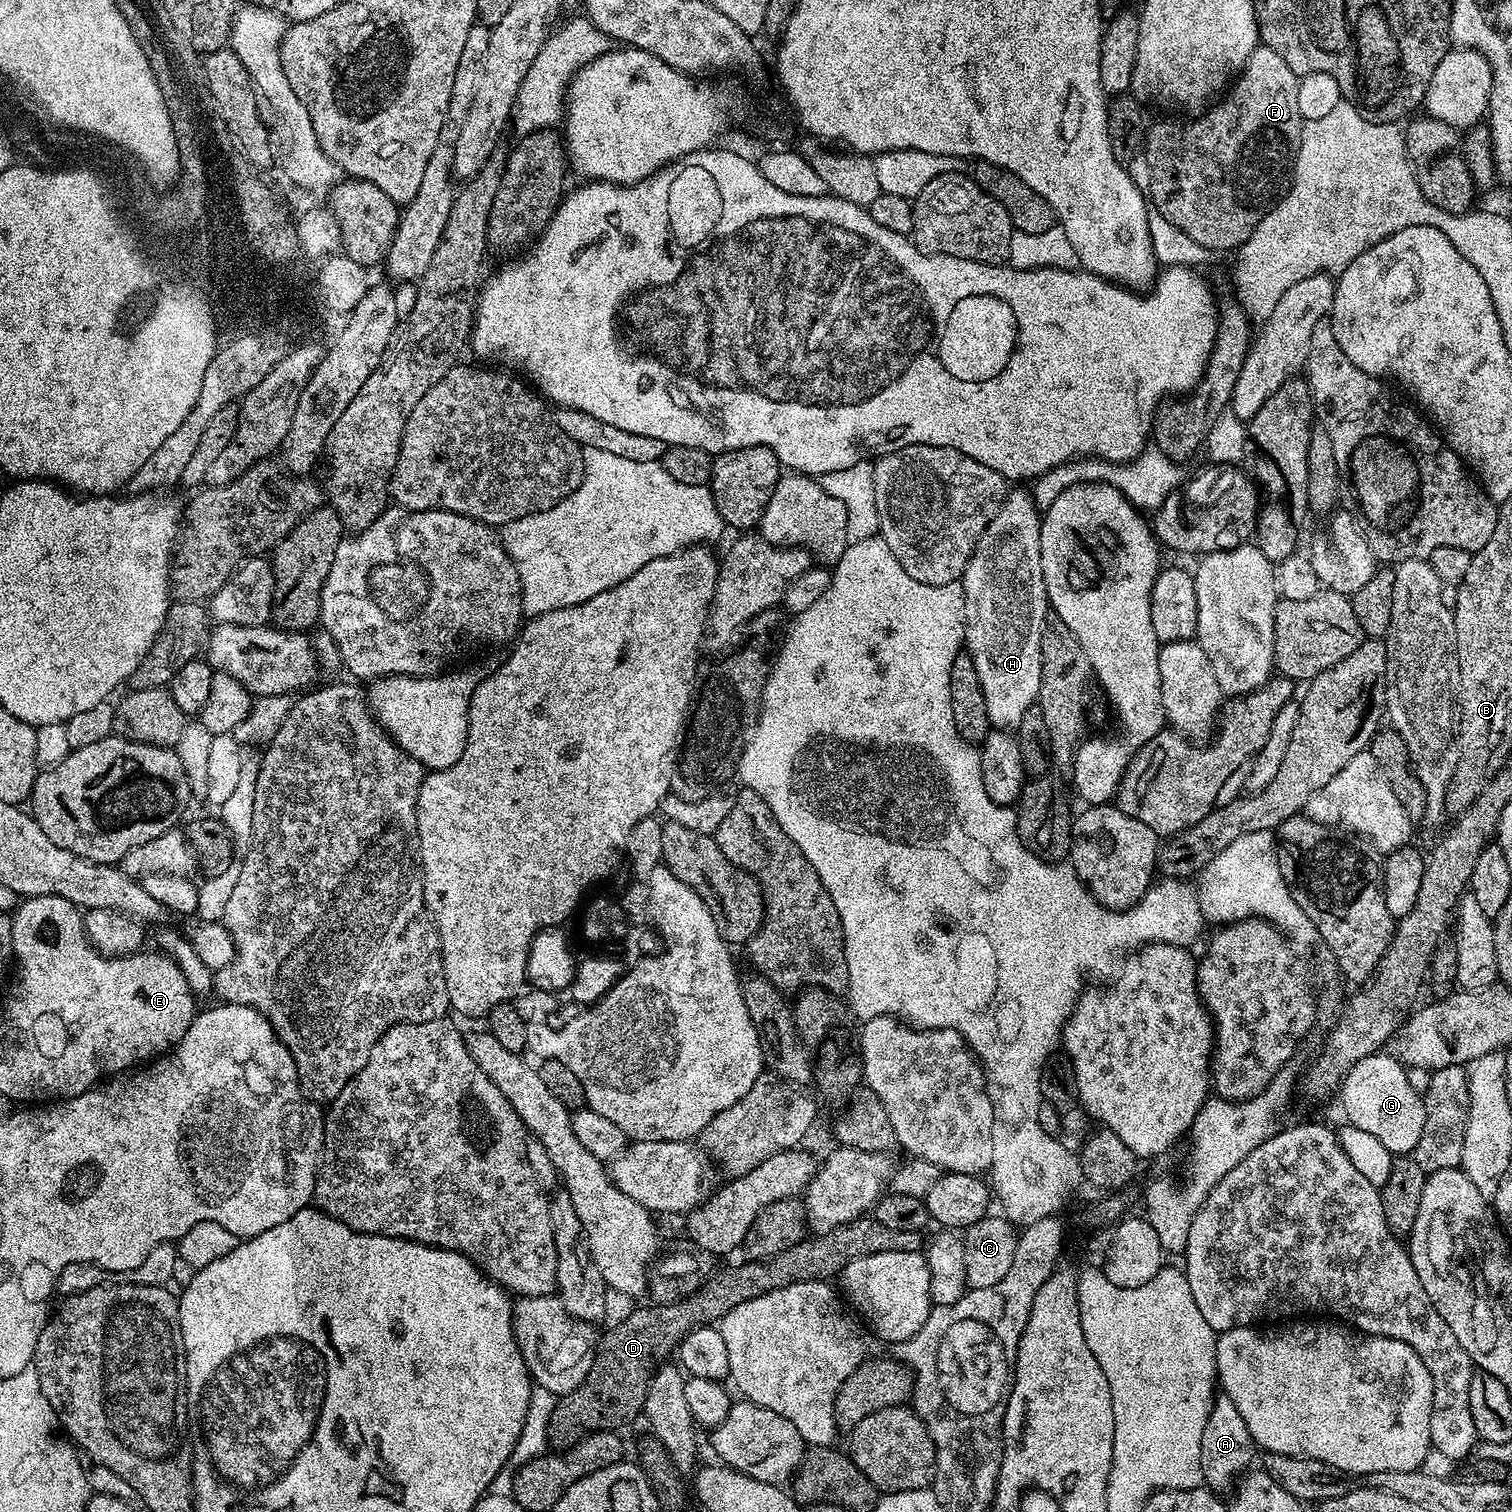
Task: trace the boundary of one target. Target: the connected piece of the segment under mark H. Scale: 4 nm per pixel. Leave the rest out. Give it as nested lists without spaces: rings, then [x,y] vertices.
[[[1009,491],[998,514],[994,514],[978,538],[964,575],[958,581],[964,591],[963,647],[974,662],[974,670],[978,670],[978,682],[982,682],[982,698],[986,700],[988,722],[996,730],[1015,730],[1022,722],[1022,714],[1034,707],[1040,694],[1042,630],[1044,621],[1050,616],[1048,595],[1042,578],[1041,519],[1031,491]]]

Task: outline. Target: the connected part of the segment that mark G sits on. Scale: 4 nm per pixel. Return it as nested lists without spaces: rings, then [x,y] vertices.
[[[1381,1050],[1354,1062],[1350,1074],[1340,1085],[1338,1100],[1344,1103],[1347,1123],[1374,1134],[1386,1150],[1394,1154],[1410,1154],[1422,1138],[1425,1122],[1424,1098],[1421,1089],[1412,1085],[1409,1069],[1395,1056]]]

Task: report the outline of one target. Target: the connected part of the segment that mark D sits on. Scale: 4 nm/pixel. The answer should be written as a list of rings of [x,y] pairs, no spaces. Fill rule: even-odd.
[[[865,1214],[858,1220],[851,1220],[829,1232],[809,1235],[798,1246],[790,1246],[790,1250],[782,1250],[782,1254],[774,1254],[768,1260],[748,1260],[744,1264],[736,1264],[733,1268],[724,1268],[713,1271],[704,1284],[693,1296],[682,1298],[673,1304],[649,1303],[648,1308],[636,1308],[625,1320],[620,1320],[608,1333],[599,1337],[596,1346],[596,1357],[590,1366],[590,1374],[570,1394],[559,1397],[556,1401],[554,1414],[550,1414],[548,1427],[548,1442],[553,1449],[563,1450],[586,1436],[596,1432],[611,1432],[620,1430],[623,1424],[631,1422],[635,1416],[639,1417],[644,1411],[646,1390],[650,1386],[650,1378],[657,1367],[669,1359],[668,1356],[679,1349],[680,1343],[685,1340],[695,1328],[715,1325],[734,1306],[742,1302],[750,1302],[750,1298],[758,1298],[770,1290],[778,1290],[782,1286],[790,1286],[807,1280],[831,1281],[831,1276],[839,1277],[844,1267],[854,1258],[866,1258],[870,1254],[890,1254],[891,1252],[919,1252],[922,1248],[921,1233],[910,1230],[893,1230],[882,1226],[871,1215]]]

